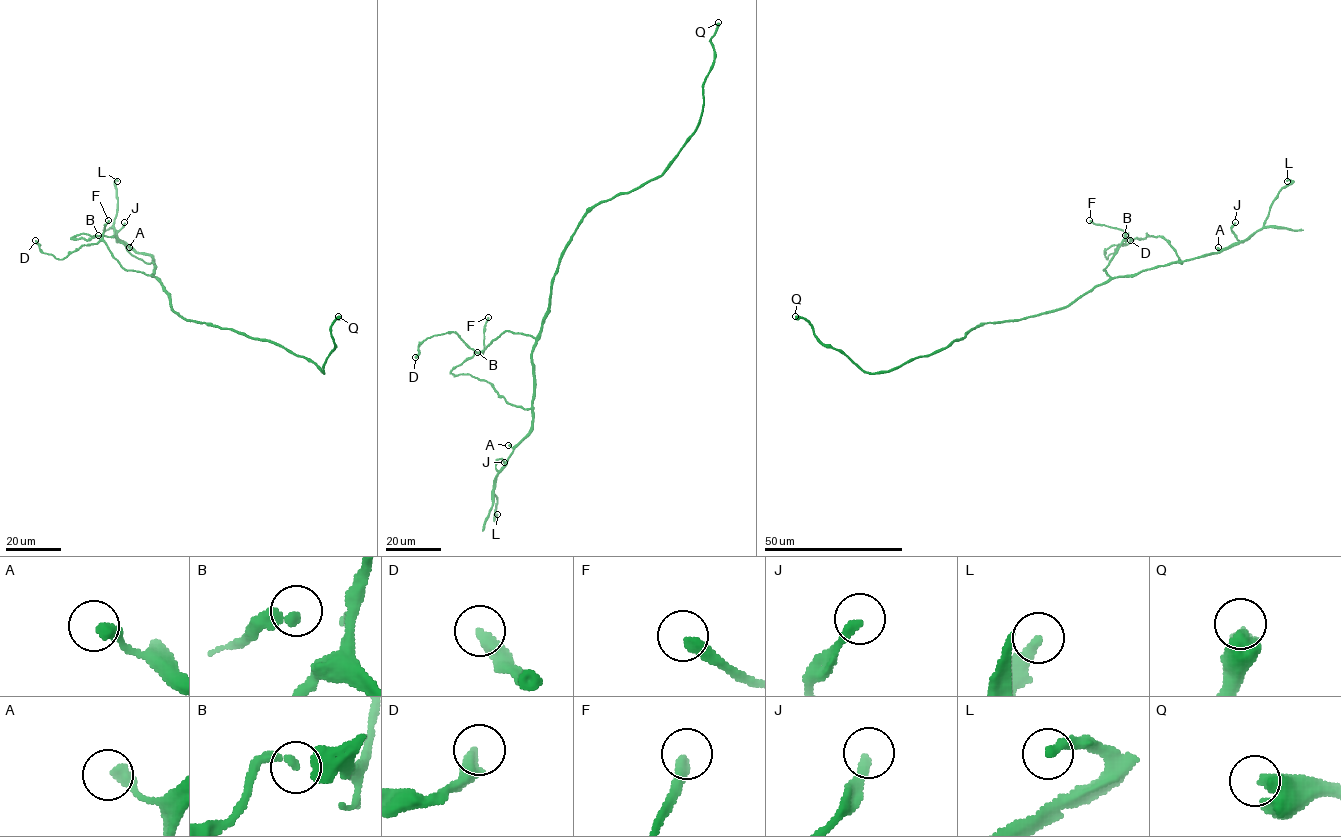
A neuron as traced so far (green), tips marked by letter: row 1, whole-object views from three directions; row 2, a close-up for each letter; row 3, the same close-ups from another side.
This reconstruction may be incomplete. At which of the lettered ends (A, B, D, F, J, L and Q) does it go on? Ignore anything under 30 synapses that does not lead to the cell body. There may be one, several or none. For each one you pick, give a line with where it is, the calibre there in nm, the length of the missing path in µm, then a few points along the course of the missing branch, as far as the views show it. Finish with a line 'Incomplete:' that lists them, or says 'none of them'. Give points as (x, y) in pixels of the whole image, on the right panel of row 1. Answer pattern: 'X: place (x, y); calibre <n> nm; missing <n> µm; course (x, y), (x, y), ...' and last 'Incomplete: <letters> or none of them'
Incomplete: none of them

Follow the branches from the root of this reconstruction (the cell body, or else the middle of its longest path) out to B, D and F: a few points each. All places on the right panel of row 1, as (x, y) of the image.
B: (1027, 317), (1064, 308), (1112, 278), (1181, 263), (1160, 236), (1147, 233), (1145, 238), (1132, 240), (1125, 235)
D: (1027, 317), (1064, 308), (1104, 284), (1110, 277), (1103, 270), (1125, 241), (1105, 251), (1107, 259), (1130, 240)
F: (1027, 317), (1064, 308), (1110, 277), (1103, 270), (1125, 233), (1089, 220)

